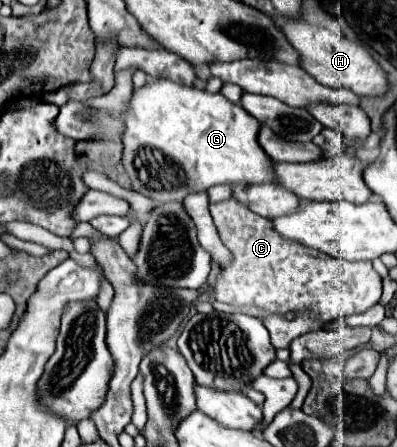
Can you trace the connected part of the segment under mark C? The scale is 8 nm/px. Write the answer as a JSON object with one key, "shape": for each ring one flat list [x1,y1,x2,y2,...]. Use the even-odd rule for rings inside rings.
{"shape":[[235,198,211,204,211,216,221,242,235,258,229,268,221,270,215,298,235,306,255,304,269,310,273,316,263,320,263,324,271,334,273,346,289,348,297,336,325,328,327,322,337,318,365,312,379,302,381,276,373,270,371,262,331,258,315,248,287,240,273,228,269,218,251,212],[287,312,295,312,295,318,289,322,283,320]]}

